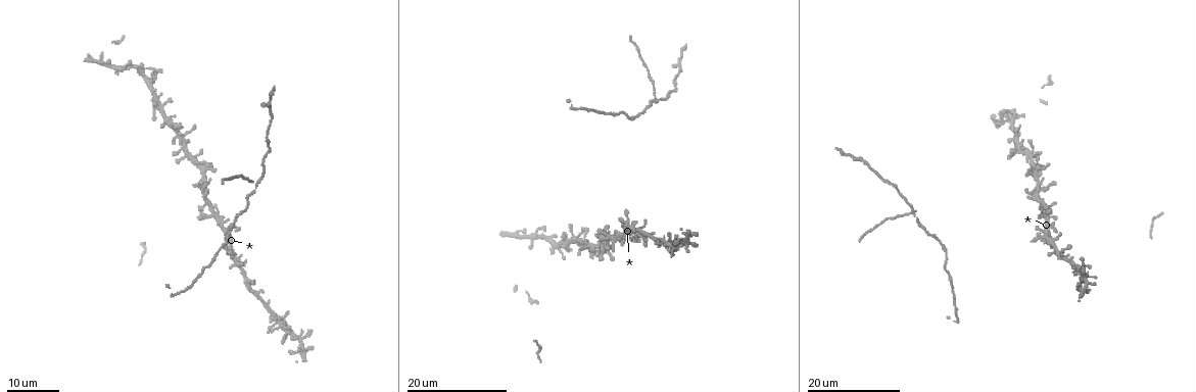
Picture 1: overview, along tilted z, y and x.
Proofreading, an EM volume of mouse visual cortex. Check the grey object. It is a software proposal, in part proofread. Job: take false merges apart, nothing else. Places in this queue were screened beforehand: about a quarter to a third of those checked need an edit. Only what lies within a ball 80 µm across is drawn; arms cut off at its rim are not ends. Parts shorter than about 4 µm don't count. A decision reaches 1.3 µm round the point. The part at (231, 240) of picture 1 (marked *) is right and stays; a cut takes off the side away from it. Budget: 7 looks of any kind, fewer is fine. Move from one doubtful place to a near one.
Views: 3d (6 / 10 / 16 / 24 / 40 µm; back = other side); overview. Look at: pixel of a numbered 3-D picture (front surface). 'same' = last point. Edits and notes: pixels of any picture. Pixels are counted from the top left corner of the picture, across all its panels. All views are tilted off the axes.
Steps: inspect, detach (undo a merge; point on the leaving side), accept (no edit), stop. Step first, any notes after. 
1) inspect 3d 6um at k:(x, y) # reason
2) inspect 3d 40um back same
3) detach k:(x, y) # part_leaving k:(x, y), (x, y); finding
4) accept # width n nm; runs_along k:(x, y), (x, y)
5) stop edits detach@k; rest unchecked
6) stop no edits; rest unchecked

inspect 3d 24um at 1:(630, 223) # arms part here

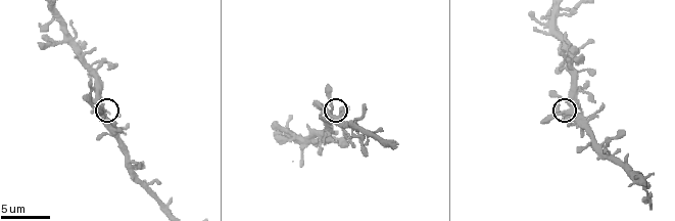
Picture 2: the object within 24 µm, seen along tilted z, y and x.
inspect 3d 6um at 2:(331, 109)

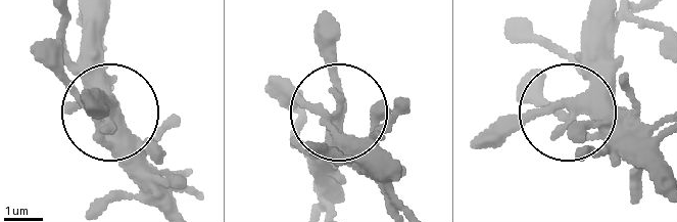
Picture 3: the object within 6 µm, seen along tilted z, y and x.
inspect 3d 6um back at 3:(570, 119)

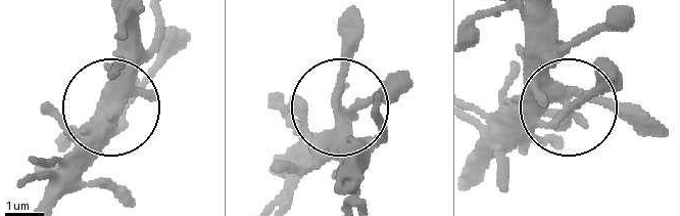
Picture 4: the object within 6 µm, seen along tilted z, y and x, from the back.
accept # continuous, no second neuron

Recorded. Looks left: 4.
inspect 3d 24um at 1:(258, 183) # arms part here

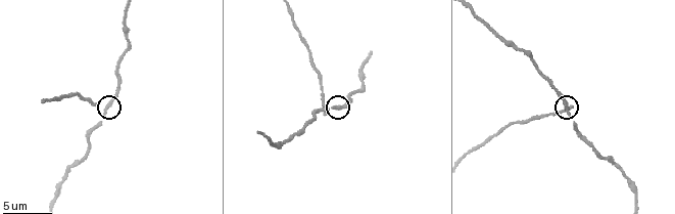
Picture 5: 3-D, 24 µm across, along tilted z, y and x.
inspect 3d 10um at 5:(105, 109)

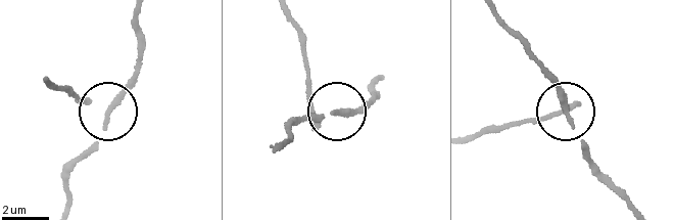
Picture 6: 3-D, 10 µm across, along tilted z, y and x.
accept # arms 3; continuous, no second neuron

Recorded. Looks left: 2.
inspect 3d 16um at 1:(1040, 188) # small branch off a trunk

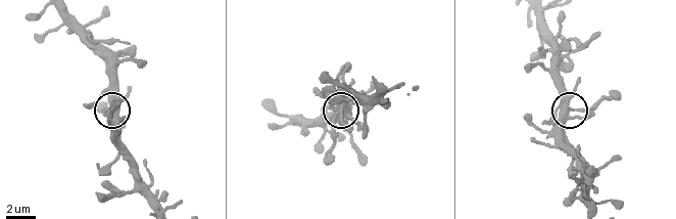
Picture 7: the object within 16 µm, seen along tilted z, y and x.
inspect 3d 6um at 7:(571, 110) # zoom in

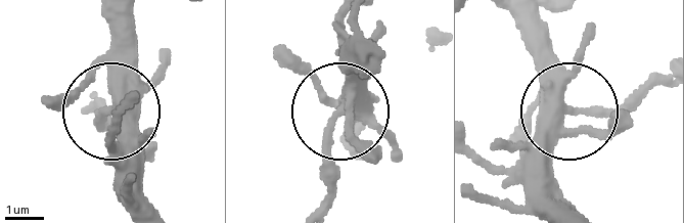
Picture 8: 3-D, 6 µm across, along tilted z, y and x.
accept # width 310 nm; one neuron here

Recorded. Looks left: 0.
stop no edits; rest unchecked

